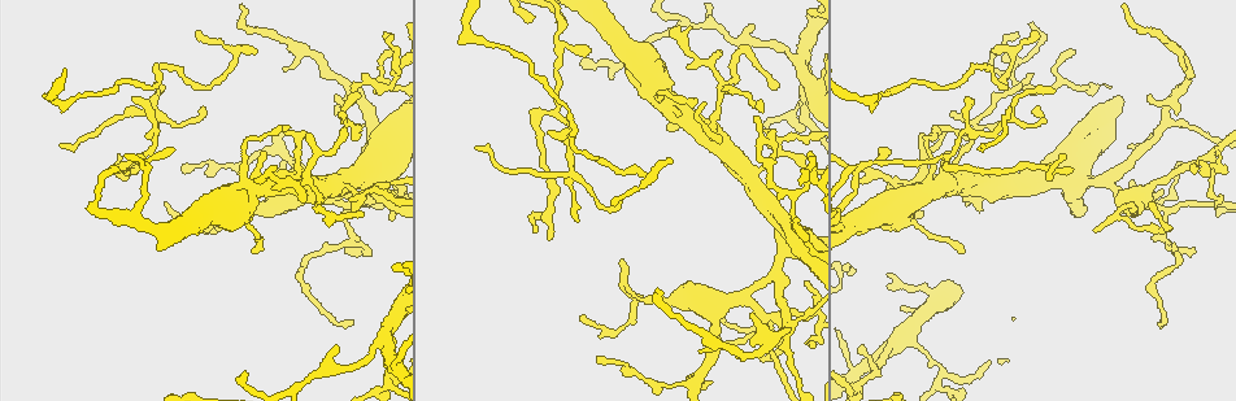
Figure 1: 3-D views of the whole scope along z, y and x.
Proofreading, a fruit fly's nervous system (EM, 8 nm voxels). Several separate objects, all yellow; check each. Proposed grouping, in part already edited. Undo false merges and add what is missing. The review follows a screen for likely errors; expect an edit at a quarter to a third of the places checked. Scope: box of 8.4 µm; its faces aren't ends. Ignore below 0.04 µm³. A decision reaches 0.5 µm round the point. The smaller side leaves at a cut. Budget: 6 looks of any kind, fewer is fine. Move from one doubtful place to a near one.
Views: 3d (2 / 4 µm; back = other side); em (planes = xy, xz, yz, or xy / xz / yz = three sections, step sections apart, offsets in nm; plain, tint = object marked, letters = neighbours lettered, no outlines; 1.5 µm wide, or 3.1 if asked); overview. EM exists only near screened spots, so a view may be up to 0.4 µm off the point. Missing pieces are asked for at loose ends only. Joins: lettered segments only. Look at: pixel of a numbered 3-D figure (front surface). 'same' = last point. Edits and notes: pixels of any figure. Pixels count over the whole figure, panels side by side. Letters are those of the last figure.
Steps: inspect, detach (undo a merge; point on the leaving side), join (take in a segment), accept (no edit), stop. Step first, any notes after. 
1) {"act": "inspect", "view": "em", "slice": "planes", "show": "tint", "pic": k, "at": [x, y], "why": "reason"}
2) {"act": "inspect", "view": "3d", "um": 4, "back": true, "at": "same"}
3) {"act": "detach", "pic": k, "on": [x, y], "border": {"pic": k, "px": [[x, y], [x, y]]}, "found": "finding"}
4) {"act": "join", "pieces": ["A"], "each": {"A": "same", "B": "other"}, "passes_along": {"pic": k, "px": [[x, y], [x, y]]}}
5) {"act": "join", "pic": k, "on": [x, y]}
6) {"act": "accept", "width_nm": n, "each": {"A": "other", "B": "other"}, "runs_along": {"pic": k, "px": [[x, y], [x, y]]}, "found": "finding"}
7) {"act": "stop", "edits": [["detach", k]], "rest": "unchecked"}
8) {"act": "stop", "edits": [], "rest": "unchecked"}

{"act": "inspect", "view": "em", "slice": "xy", "step": 4, "show": "tint", "pic": 1, "at": [1157, 323], "why": "an open end"}

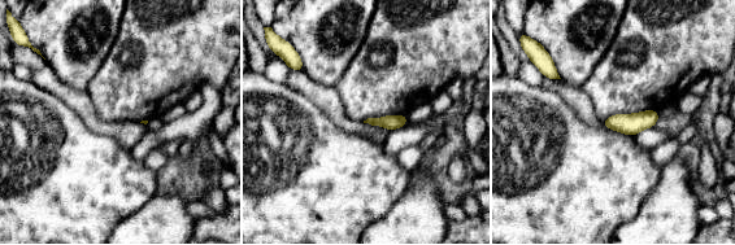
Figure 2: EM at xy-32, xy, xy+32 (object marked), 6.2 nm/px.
{"act": "inspect", "view": "em", "slice": "planes", "show": "letters", "at": "same", "why": "cut it another way"}

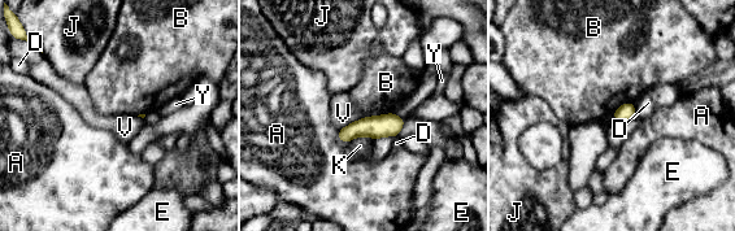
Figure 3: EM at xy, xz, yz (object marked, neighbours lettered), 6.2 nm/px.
{"act": "accept", "each": {"A": "other", "B": "other", "D": "other", "E": "other", "J": "other", "K": "other", "V": "other", "Y": "other"}, "found": "none of them fits"}

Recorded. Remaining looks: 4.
{"act": "inspect", "view": "3d", "um": 4, "pic": 1, "at": [892, 341], "why": "sudden change in width"}

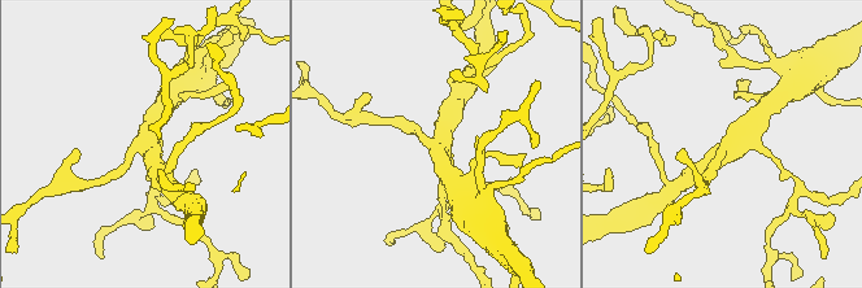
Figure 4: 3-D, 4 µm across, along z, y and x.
{"act": "inspect", "view": "em", "slice": "planes", "show": "letters", "pic": 4, "at": [141, 145], "arms": 4, "why": "now the EM"}

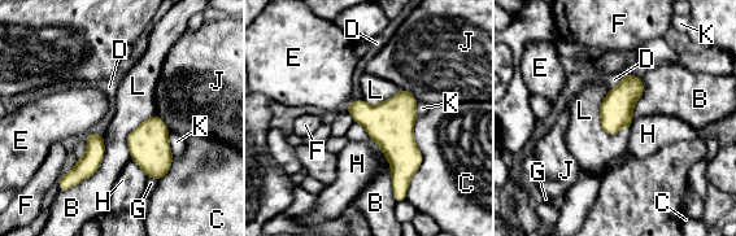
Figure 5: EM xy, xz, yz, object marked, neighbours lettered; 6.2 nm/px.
{"act": "accept", "width_nm": 200, "each": {"B": "other", "C": "other", "D": "other", "E": "other", "F": "other", "G": "other", "H": "other", "J": "other", "K": "other", "L": "other"}, "border": {"pic": 5, "px": [[104, 135], [100, 166], [72, 187]]}, "found": "continuous, no second neuron"}

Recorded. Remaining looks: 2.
{"act": "inspect", "view": "em", "slice": "planes", "show": "plain", "pic": 1, "at": [983, 211], "why": "tapers out"}

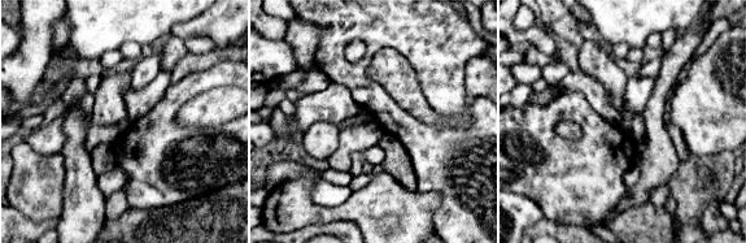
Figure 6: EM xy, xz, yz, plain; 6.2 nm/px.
{"act": "inspect", "view": "em", "slice": "planes", "show": "letters", "at": "same", "why": "see the neighbours"}

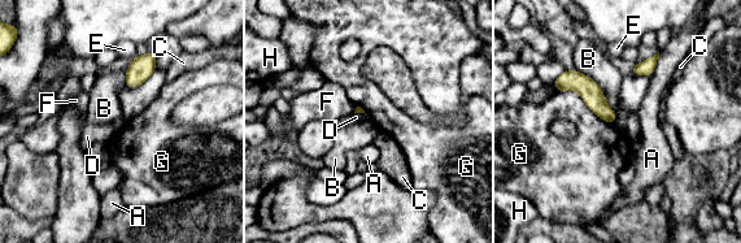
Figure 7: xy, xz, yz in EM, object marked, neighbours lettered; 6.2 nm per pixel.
{"act": "accept", "each": {"A": "other", "B": "other", "C": "other", "D": "other", "E": "other", "F": "other", "G": "other", "H": "other"}, "runs_along": {"pic": 7, "px": [[559, 81], [575, 81], [613, 118]]}, "found": "none of them fits"}

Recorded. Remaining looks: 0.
{"act": "stop", "edits": [], "rest": "unchecked"}

